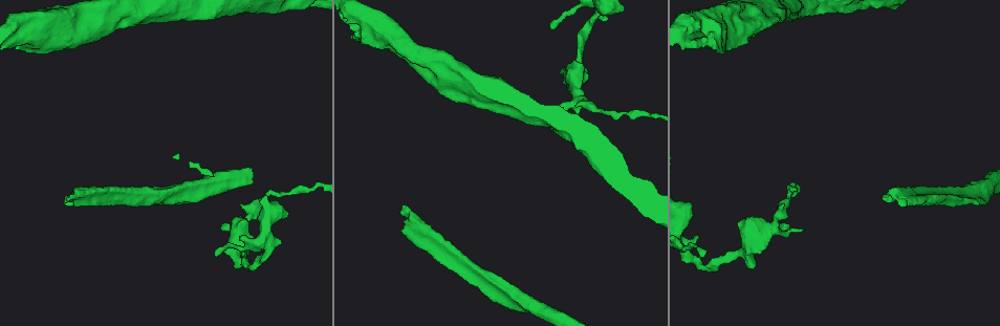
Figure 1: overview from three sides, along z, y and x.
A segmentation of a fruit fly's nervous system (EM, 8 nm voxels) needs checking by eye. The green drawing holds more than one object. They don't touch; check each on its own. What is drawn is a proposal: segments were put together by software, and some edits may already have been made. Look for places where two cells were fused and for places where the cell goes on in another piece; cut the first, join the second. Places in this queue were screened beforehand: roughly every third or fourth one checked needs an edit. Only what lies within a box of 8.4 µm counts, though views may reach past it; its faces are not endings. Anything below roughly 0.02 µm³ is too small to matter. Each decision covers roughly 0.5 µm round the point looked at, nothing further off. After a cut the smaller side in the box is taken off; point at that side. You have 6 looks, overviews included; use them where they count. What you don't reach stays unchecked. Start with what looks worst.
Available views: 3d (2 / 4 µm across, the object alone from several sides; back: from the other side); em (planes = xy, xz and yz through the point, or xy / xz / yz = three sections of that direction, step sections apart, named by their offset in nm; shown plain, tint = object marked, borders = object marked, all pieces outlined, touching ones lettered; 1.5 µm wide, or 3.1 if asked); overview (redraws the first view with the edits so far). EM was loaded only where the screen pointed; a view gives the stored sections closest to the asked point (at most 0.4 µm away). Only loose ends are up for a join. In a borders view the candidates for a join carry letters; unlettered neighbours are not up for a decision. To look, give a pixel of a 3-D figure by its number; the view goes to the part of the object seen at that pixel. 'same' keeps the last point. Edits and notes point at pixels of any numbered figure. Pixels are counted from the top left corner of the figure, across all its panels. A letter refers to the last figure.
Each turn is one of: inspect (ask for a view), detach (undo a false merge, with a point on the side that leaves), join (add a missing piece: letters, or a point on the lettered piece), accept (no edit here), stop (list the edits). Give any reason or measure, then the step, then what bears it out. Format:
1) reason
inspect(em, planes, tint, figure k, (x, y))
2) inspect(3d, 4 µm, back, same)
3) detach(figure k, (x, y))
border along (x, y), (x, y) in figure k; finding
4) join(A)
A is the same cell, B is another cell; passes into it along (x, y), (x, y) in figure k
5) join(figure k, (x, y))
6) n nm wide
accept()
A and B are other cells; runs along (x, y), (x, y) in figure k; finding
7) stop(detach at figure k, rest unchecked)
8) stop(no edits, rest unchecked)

an open end
inspect(3d, 2 µm, figure 1, (69, 196))

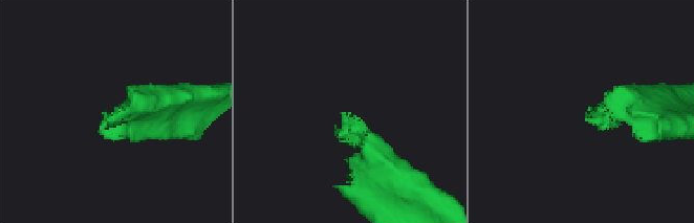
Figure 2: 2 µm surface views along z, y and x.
need the tissue
inspect(em, planes, tint, figure 2, (109, 116))

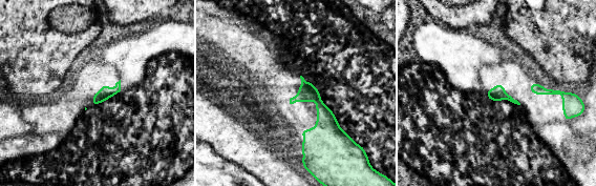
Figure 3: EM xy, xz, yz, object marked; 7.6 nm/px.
see the neighbours
inspect(em, planes, borders, same)

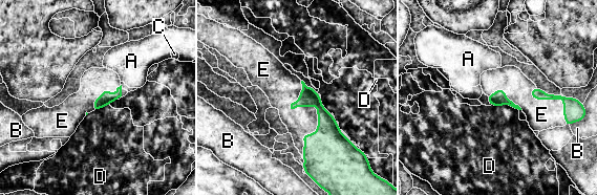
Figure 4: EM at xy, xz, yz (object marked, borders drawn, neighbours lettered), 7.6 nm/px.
join(E)
E is the same cell, A, B, C and D are other cells; passes into it along (327, 142), (317, 111), (300, 121) in figure 4; it goes on there

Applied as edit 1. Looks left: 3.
see it whole again
inspect(overview)

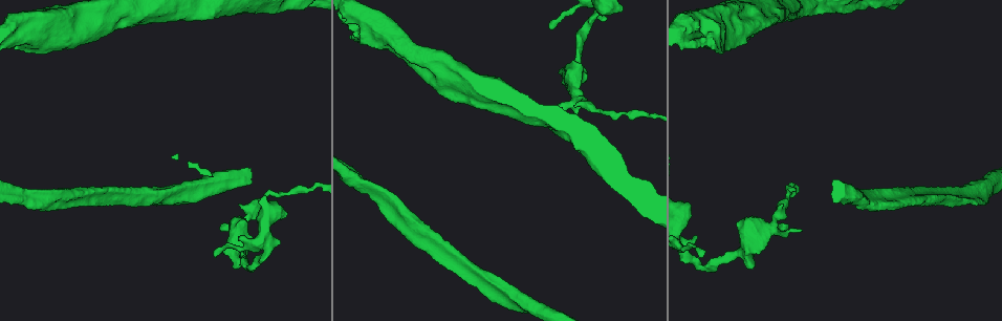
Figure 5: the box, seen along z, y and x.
branch stops here
inspect(3d, 4 µm, figure 5, (984, 203))

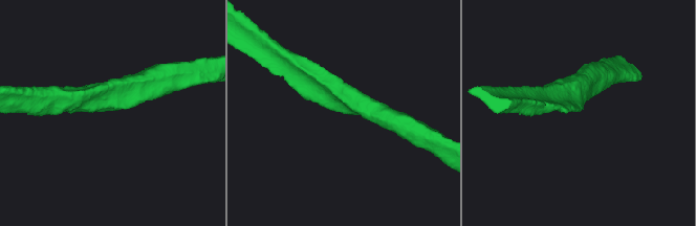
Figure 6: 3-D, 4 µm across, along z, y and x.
need the tissue
inspect(em, planes, borders, figure 6, (332, 108))

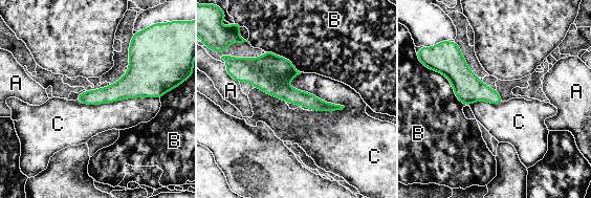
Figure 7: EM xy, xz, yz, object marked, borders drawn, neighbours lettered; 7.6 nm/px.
accept()
A, B and C are other cells; border along (289, 81), (293, 88), (345, 107) in figure 7; no lettered piece goes on from it

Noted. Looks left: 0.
stop(join at figure 4, rest unchecked)

